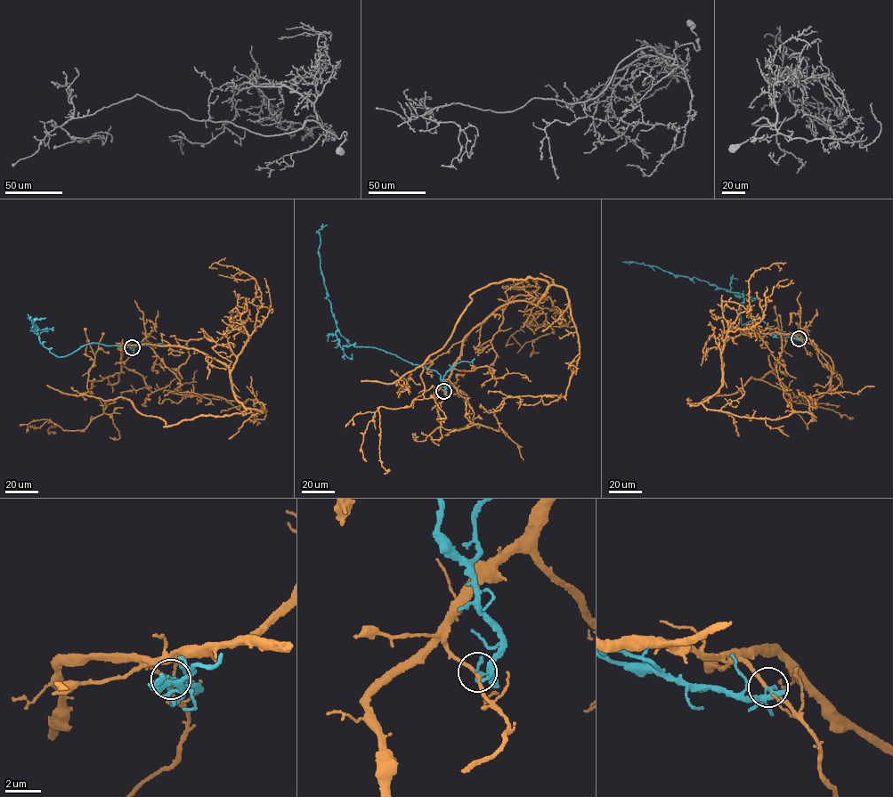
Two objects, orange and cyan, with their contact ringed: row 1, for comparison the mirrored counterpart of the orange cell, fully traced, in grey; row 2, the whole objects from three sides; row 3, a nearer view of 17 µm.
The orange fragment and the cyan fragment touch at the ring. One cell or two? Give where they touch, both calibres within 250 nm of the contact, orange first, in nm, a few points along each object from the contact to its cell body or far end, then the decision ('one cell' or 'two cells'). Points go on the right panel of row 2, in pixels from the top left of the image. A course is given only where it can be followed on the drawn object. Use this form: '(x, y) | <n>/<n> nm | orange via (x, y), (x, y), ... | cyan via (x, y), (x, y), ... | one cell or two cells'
(799, 338) | 200/150 nm | orange via (799, 337), (729, 338), (722, 386), (689, 403), (751, 377), (792, 410), (790, 400), (852, 418) | cyan via (799, 337), (783, 335), (757, 319), (742, 324), (739, 313), (743, 298), (734, 292), (694, 277), (624, 262) | two cells

